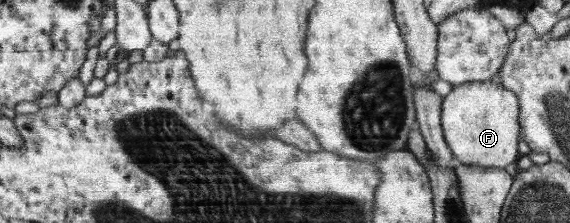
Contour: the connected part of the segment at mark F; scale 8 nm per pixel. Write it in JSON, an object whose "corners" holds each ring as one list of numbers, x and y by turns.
{"corners":[[488,80,453,87,443,99,441,123,457,163,506,169,510,164,518,162,522,157,519,151,523,127,520,111,519,96,502,82,497,84]]}

